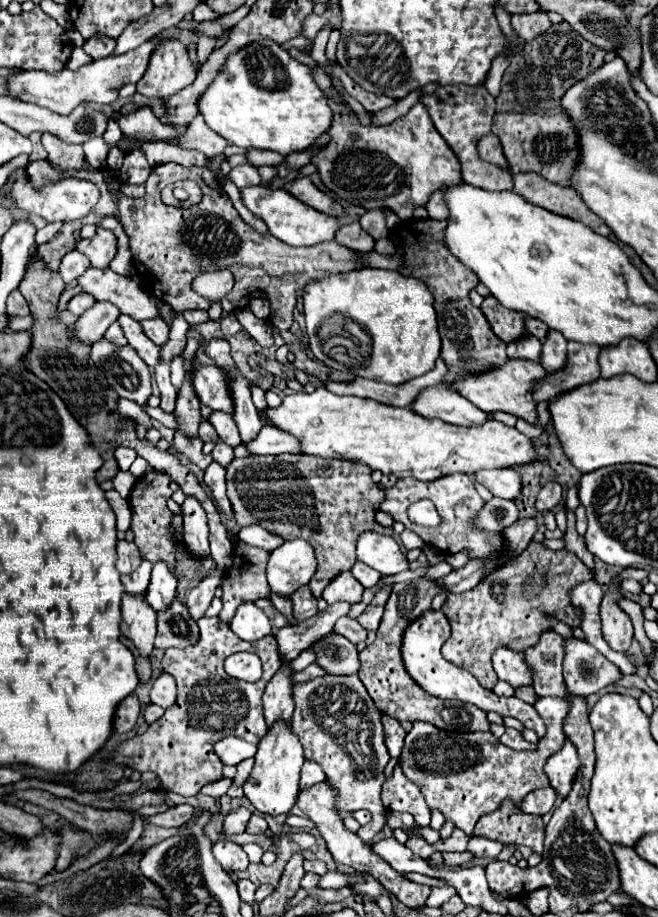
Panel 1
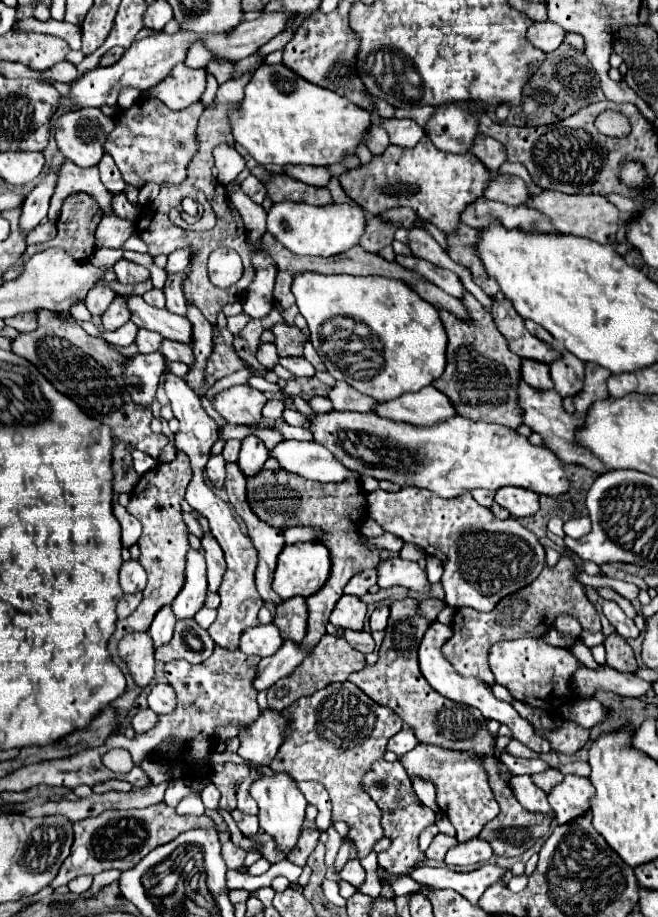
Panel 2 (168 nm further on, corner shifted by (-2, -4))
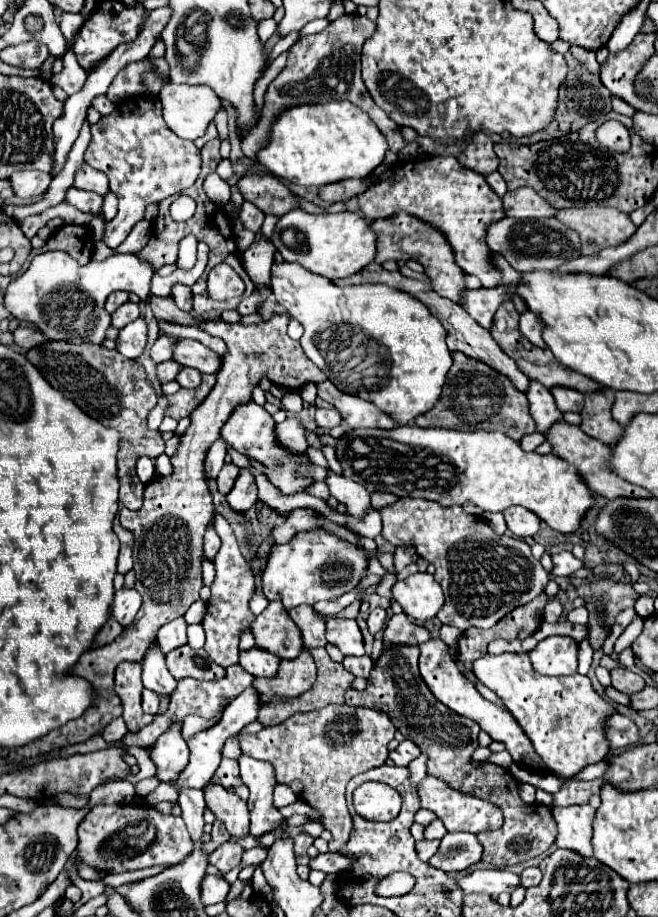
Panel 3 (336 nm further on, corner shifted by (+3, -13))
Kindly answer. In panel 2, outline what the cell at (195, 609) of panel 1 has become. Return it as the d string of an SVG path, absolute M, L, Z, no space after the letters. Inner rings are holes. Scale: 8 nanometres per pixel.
M203 536L201 544L205 548L205 560L207 560L207 580L209 580L207 590L211 594L215 594L219 590L221 580L223 580L225 556L223 556L223 550L219 548L219 544L217 544L217 540L213 536Z

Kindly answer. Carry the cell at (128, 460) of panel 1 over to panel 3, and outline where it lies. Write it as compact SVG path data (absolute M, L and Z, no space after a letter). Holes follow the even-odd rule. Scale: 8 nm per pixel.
M140 457L138 463L136 463L136 473L138 473L142 483L152 481L152 477L154 477L154 461L150 457Z

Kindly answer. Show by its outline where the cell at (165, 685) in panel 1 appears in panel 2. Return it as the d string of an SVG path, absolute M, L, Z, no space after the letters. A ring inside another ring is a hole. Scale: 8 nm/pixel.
M155 684L147 700L149 700L149 708L157 714L169 714L177 706L177 694L171 684Z

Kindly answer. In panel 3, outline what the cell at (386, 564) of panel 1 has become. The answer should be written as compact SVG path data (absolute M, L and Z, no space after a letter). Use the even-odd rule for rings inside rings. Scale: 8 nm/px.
M416 573L394 583L392 593L402 605L404 613L416 621L434 619L444 605L442 587L430 573Z

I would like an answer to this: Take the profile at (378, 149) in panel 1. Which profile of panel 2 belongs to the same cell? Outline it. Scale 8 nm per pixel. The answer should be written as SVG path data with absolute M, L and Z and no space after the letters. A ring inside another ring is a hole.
M427 136L413 148L389 144L383 154L373 154L369 164L351 168L339 176L345 194L373 216L387 208L407 206L417 212L421 220L433 222L441 232L459 224L459 212L471 202L481 198L489 170L473 154L451 154L435 148Z

